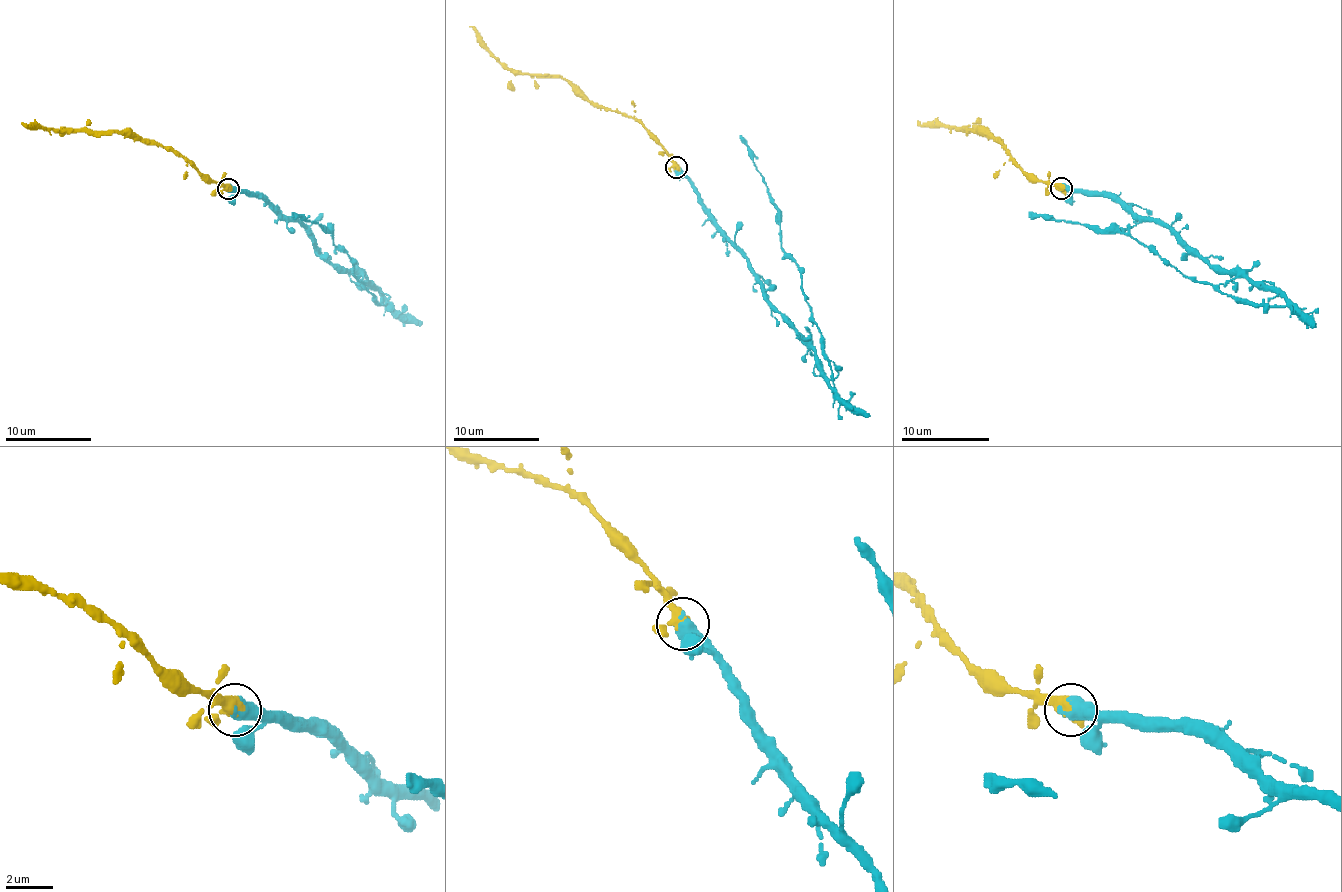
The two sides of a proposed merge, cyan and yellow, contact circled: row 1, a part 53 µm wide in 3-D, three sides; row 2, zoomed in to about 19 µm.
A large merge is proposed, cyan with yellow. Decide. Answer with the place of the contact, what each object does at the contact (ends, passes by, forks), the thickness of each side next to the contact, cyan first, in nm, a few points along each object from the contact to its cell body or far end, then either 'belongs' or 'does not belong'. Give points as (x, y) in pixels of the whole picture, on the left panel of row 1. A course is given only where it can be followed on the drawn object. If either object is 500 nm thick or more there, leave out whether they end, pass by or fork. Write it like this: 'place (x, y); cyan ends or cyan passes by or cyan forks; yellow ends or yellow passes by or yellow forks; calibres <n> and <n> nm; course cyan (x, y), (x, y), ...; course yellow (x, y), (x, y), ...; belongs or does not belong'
place (228, 188); calibres 650 and 440 nm; course cyan (230, 189), (260, 195), (299, 224), (333, 265), (362, 273), (364, 284), (331, 232), (292, 213); course yellow (227, 189), (210, 183), (193, 165), (167, 148), (115, 133), (29, 128), (22, 122); belongs

